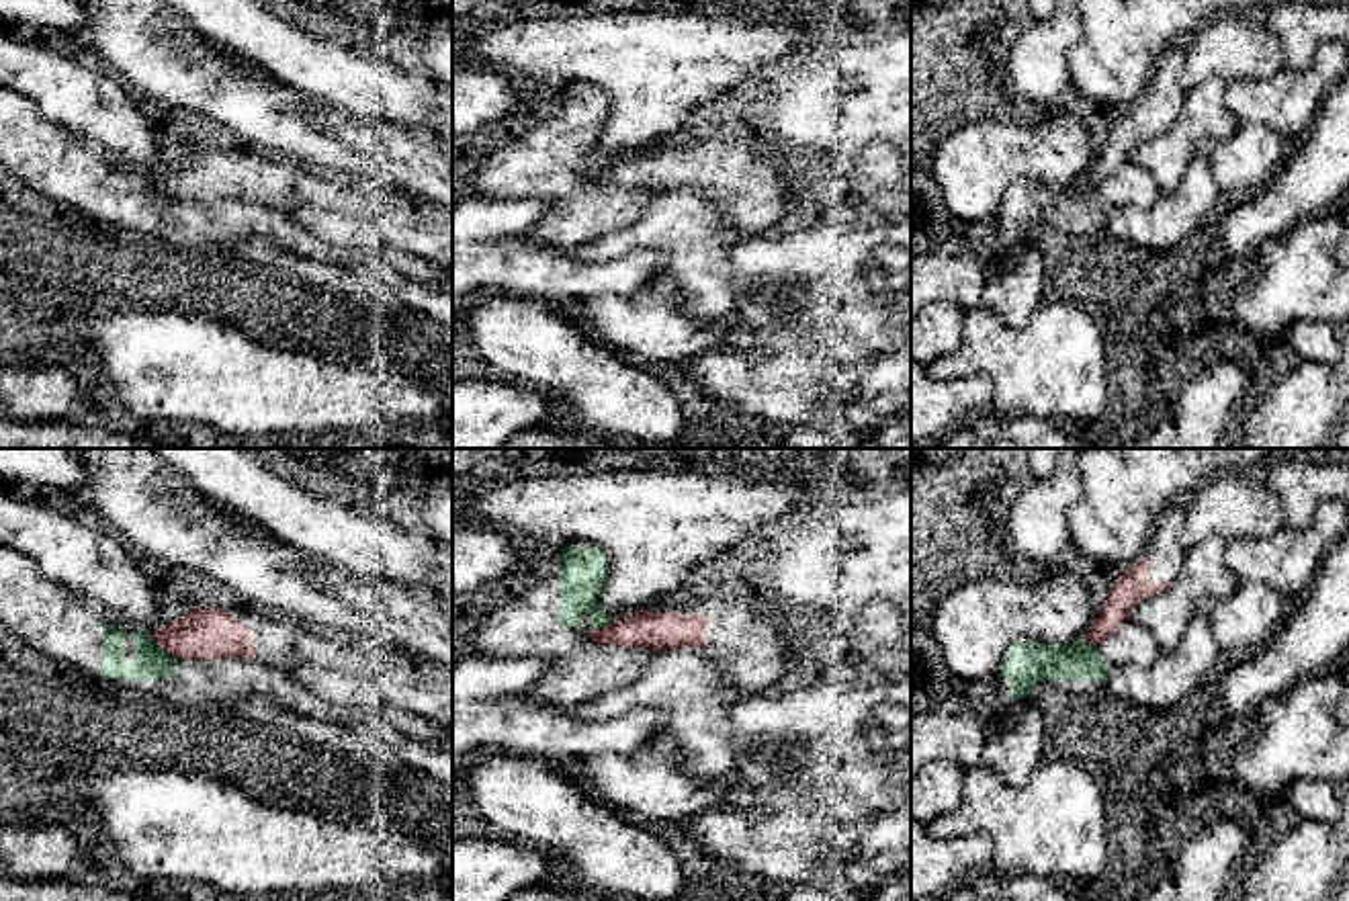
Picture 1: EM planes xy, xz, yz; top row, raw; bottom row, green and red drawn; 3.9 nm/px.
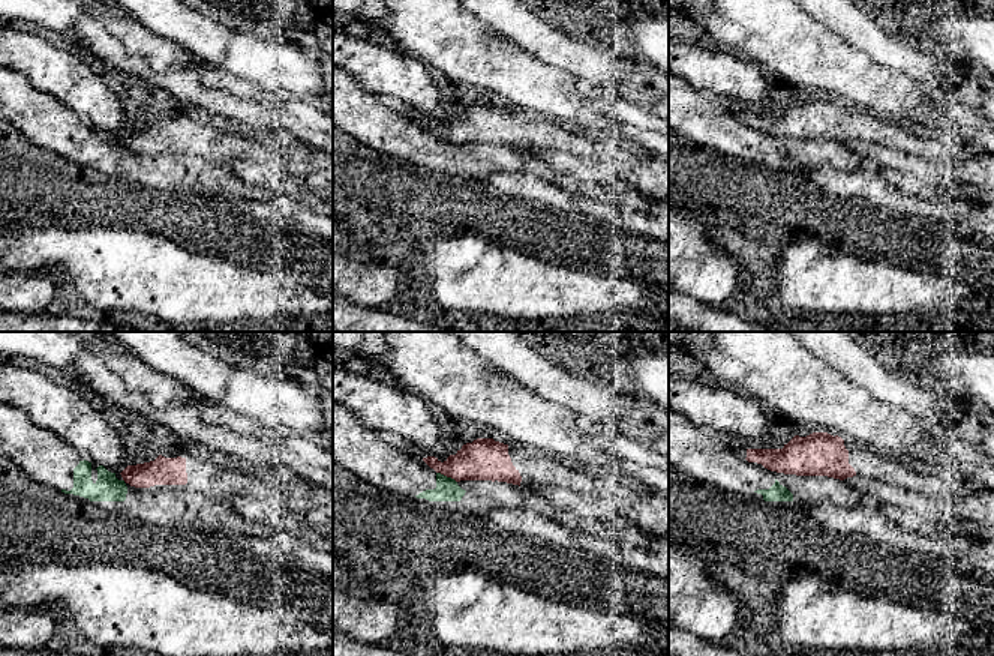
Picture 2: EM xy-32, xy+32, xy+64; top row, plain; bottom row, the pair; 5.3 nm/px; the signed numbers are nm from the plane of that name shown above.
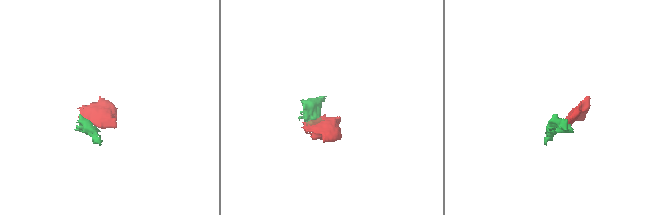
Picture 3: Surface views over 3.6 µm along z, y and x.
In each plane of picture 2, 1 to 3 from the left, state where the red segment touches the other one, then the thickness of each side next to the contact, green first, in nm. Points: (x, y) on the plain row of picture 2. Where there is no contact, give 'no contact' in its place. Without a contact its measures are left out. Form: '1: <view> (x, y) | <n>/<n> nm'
1: no contact
2: xy+32 (446, 140) | 130/220 nm
3: no contact

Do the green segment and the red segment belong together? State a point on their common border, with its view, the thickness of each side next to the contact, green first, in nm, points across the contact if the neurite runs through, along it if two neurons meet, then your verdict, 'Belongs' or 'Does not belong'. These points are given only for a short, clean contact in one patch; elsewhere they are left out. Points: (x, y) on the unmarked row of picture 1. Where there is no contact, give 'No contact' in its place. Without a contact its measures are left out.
Touches green at xy (156, 187). Thickness 140 nm (green) against 200 nm. Boundary: xy (148, 177), (168, 197). Does not belong

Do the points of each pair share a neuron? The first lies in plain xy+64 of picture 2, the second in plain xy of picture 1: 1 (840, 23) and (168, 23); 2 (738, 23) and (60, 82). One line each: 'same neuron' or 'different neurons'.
1: different neurons
2: different neurons

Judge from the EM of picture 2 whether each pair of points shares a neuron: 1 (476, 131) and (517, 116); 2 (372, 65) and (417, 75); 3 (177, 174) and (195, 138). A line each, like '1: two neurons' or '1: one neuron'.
1: one neuron
2: one neuron
3: two neurons

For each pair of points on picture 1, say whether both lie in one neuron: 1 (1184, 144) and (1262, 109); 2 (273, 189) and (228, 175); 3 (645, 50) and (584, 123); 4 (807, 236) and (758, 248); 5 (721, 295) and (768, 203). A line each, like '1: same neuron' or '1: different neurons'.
1: different neurons
2: same neuron
3: different neurons
4: same neuron
5: different neurons

